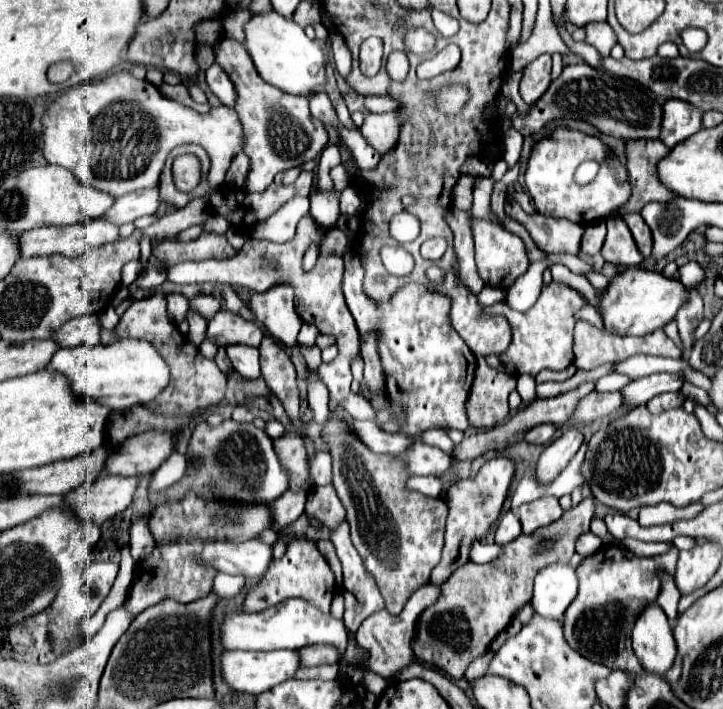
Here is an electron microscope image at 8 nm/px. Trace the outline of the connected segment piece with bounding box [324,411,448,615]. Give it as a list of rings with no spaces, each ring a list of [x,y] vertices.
[[[332,411],[330,421],[324,429],[324,441],[330,447],[332,455],[332,469],[334,469],[334,487],[338,491],[340,501],[344,503],[348,511],[348,525],[352,533],[352,543],[356,551],[360,553],[366,569],[374,575],[378,589],[386,601],[386,609],[392,615],[398,615],[410,595],[420,589],[422,585],[428,583],[430,571],[438,565],[442,557],[442,547],[444,547],[444,525],[446,525],[446,515],[448,507],[440,497],[426,497],[422,493],[410,493],[404,491],[404,481],[410,479],[410,473],[406,473],[404,465],[394,459],[392,455],[372,455],[356,437],[348,435],[344,431],[344,421],[348,415],[344,411]]]

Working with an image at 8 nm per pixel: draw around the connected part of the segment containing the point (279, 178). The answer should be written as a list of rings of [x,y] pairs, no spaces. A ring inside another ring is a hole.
[[[296,167],[296,169],[288,169],[288,171],[278,173],[278,175],[274,177],[274,183],[278,183],[278,185],[290,185],[290,183],[294,183],[294,181],[296,181],[296,175],[300,173],[300,169],[302,169],[302,167]]]

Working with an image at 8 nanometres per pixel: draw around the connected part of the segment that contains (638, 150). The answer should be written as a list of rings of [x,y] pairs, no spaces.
[[[658,139],[626,141],[626,167],[632,195],[628,203],[624,203],[618,211],[610,213],[610,217],[620,217],[624,213],[638,213],[648,201],[664,203],[676,197],[660,183],[656,171],[656,163],[666,155],[666,151],[668,147],[664,147],[664,143],[660,143]]]

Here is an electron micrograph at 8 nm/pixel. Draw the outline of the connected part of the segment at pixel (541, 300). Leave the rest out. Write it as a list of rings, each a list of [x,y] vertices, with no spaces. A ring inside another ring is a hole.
[[[554,285],[554,287],[542,287],[542,293],[538,297],[538,301],[524,313],[512,311],[506,303],[496,303],[486,307],[484,313],[488,313],[490,317],[502,315],[508,319],[510,329],[512,329],[512,341],[508,345],[508,349],[500,355],[490,355],[488,365],[496,367],[498,371],[502,371],[502,367],[510,373],[510,375],[532,375],[536,377],[542,369],[552,369],[552,371],[562,371],[566,369],[572,361],[574,361],[574,353],[572,353],[572,333],[574,333],[574,313],[584,307],[584,301],[580,297],[580,293],[568,285]]]

